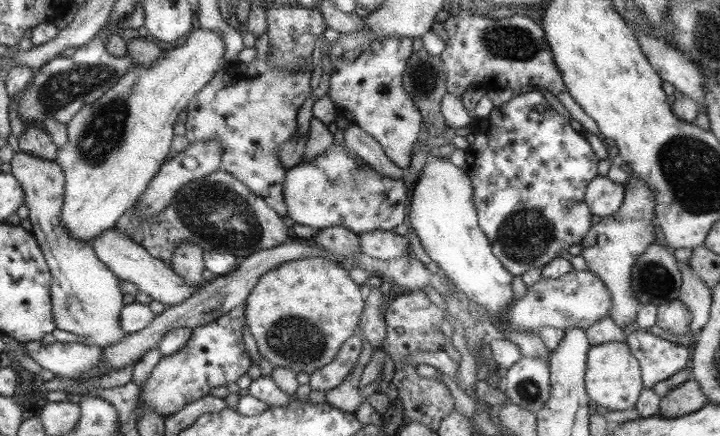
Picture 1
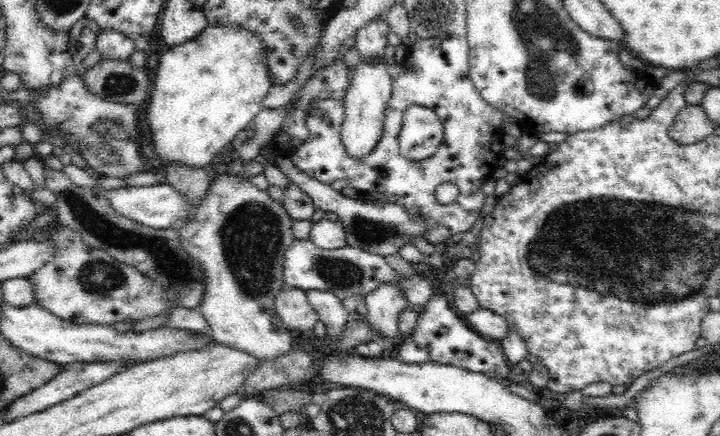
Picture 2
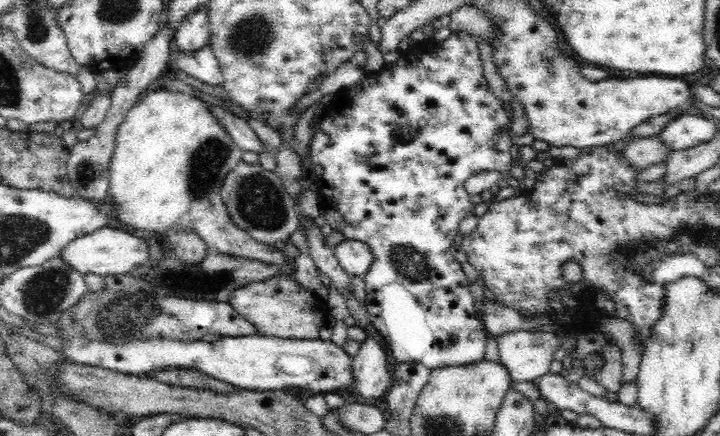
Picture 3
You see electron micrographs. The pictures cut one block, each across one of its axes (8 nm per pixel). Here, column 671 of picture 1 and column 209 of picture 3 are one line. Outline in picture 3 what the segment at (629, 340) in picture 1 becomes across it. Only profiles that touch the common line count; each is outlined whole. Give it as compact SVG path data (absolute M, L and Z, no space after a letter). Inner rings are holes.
M263 335L222 337L218 342L178 342L168 339L133 340L132 343L96 343L96 340L82 340L76 336L66 346L68 356L76 364L88 364L88 366L99 368L110 368L110 370L134 375L144 376L144 372L166 369L188 369L200 370L202 374L216 378L221 382L230 384L241 389L250 390L280 390L280 388L308 388L316 394L333 392L342 386L354 386L352 381L352 357L346 355L344 350L335 346L331 341L321 339L282 339L264 337Z

